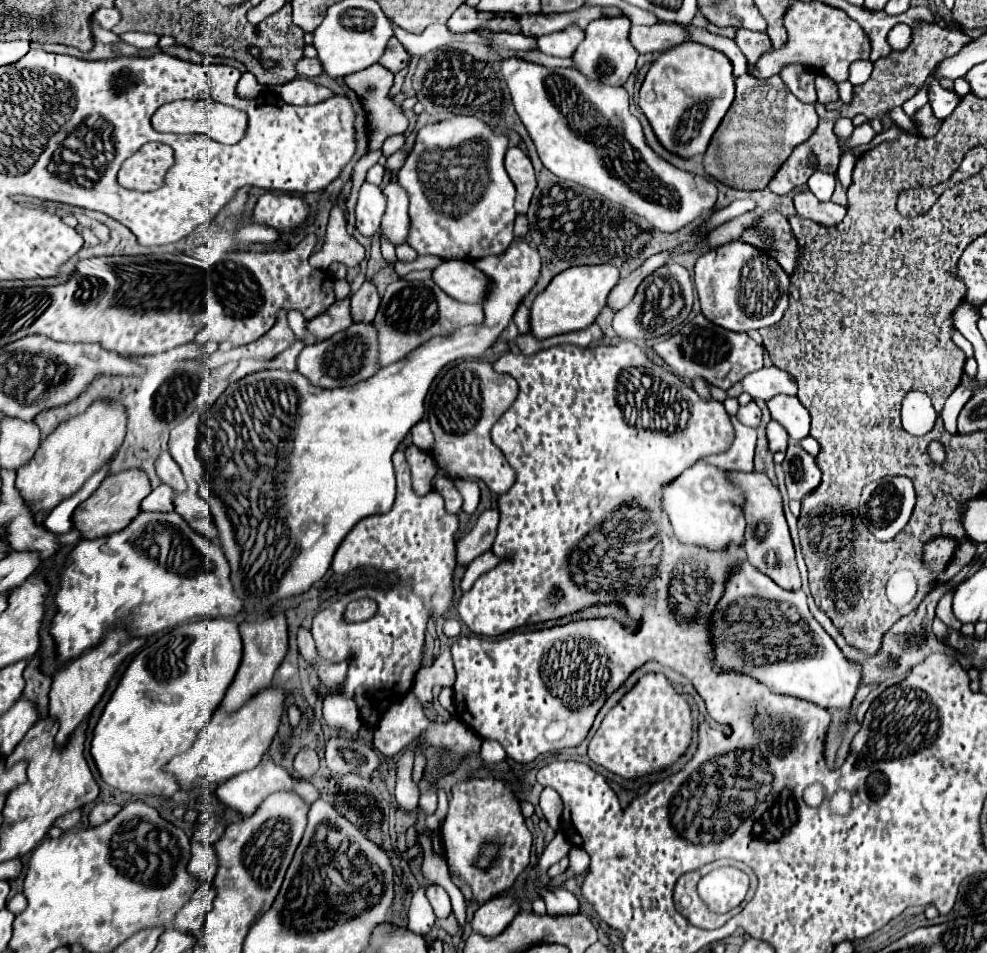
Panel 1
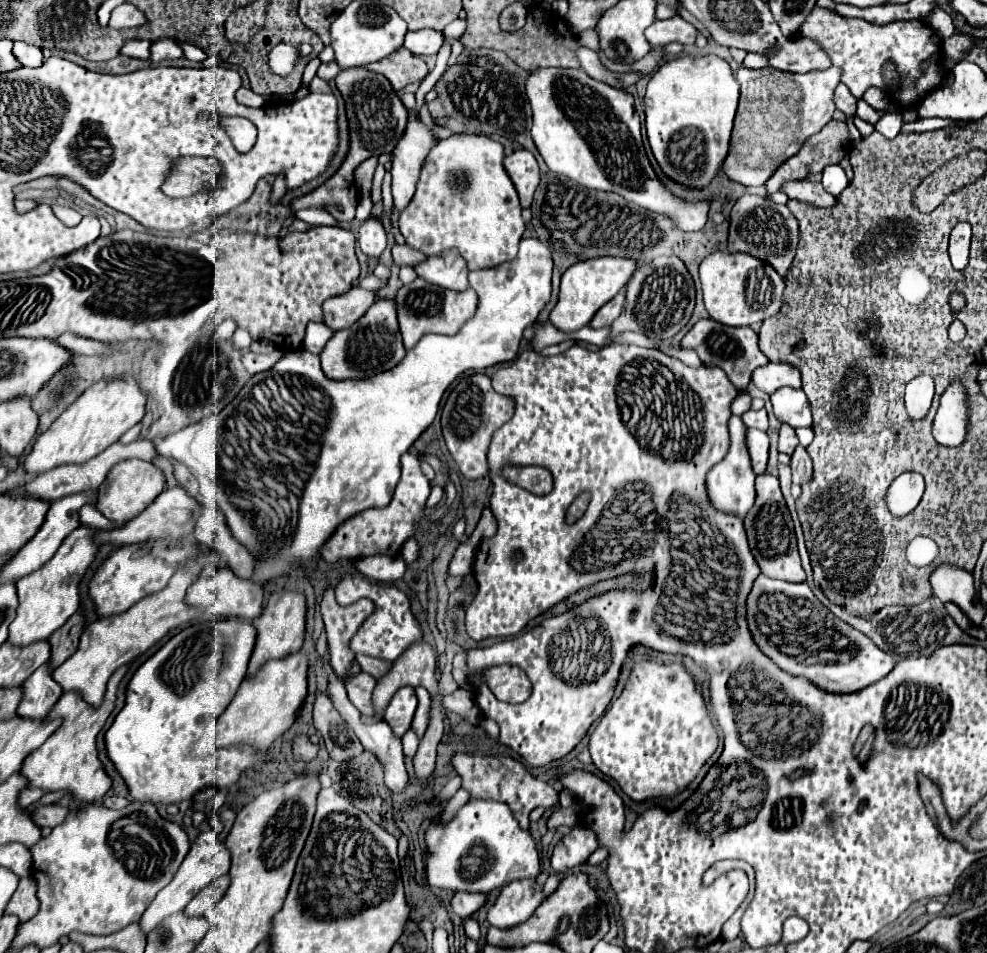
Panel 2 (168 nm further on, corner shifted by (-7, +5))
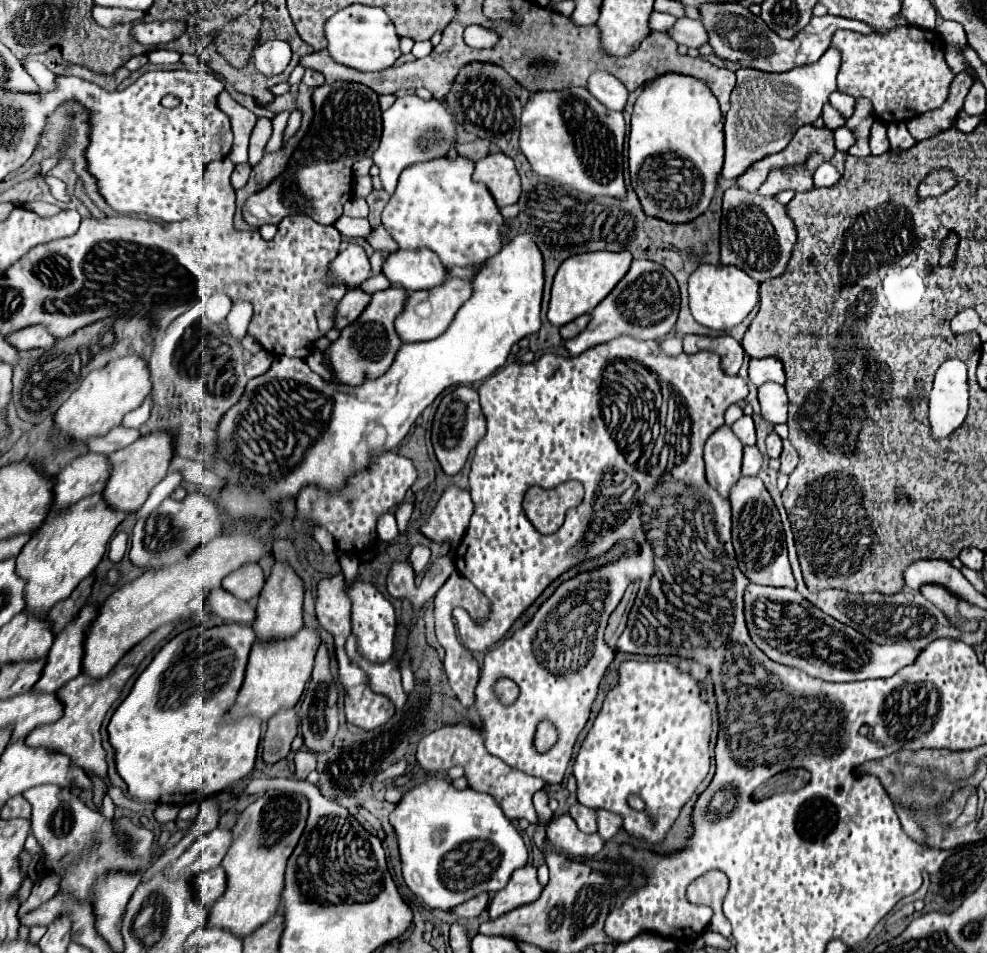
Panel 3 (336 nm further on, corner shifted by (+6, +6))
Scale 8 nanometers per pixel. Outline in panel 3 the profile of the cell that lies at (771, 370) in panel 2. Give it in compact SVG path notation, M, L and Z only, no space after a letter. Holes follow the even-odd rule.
M774 356L750 360L750 380L754 386L762 386L766 382L778 382L784 384L784 368L782 362Z

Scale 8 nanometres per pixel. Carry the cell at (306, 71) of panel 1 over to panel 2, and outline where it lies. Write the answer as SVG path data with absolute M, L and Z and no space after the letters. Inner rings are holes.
M329 61L329 63L321 63L321 67L317 69L317 77L321 77L321 79L329 81L329 79L335 79L339 71L341 71L341 69L337 67L337 63L335 63L335 61Z

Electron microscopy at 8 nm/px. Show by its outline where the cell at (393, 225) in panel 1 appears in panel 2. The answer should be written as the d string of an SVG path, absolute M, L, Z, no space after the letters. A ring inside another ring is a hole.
M411 115L405 135L401 137L401 141L393 151L393 167L391 167L393 201L399 213L405 211L405 207L413 199L419 169L425 161L425 155L429 153L429 147L433 147L435 141L437 137L433 135L433 131L421 119Z

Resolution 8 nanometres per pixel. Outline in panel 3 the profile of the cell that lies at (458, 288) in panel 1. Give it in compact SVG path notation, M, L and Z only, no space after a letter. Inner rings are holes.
M396 250L384 260L382 274L392 286L414 292L442 284L446 268L432 250Z

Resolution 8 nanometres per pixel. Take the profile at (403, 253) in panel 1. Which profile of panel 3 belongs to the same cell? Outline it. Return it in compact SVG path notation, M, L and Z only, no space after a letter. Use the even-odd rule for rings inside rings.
M340 216L336 222L334 222L336 230L342 234L342 236L348 236L348 238L358 238L358 236L366 236L370 234L372 226L366 218L350 218L350 216Z

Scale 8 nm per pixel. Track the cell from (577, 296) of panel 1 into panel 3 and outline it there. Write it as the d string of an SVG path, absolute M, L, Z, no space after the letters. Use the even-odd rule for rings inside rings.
M628 250L622 252L588 252L588 254L576 254L560 266L556 272L554 284L552 284L552 298L548 308L548 320L554 326L564 326L572 322L574 318L592 312L610 292L612 288L624 278L632 262L632 254Z

